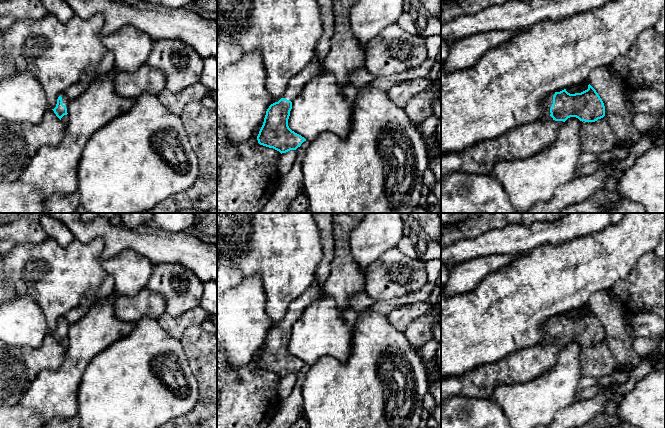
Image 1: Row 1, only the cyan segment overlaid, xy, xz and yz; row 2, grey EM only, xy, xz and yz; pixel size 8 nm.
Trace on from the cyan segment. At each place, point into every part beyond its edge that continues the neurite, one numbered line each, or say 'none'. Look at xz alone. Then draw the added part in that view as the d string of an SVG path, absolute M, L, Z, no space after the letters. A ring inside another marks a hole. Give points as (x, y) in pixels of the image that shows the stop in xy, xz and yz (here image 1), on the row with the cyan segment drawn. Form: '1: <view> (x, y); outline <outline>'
1: xz (295, 85); outline M316 57L302 70L300 73L292 77L287 85L282 98L291 102L301 93L302 89L307 85L312 77L319 76L325 73L323 63L320 63Z

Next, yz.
1: yz (548, 101); outline M551 93L549 94L543 101L542 101L542 105L545 108L545 115L546 116L550 116L550 108L553 104L553 96L555 93Z

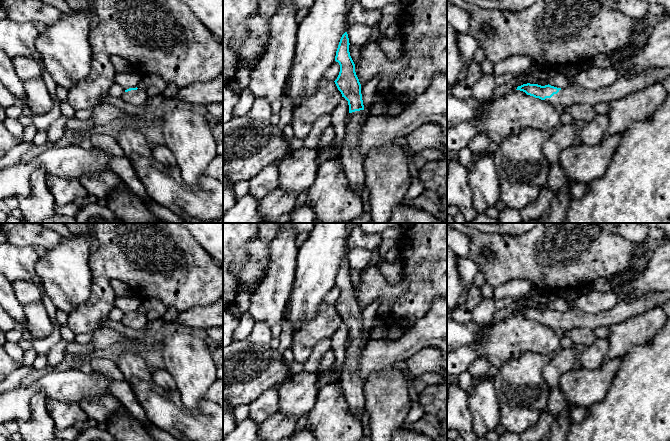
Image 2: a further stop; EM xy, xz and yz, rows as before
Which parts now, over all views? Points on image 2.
1: yz (624, 85); outline M649 68L643 74L636 76L621 75L614 84L598 90L586 89L574 82L570 87L559 90L557 94L551 98L546 98L544 101L554 106L562 105L563 107L582 103L592 106L598 103L610 103L661 82L669 76L670 68Z

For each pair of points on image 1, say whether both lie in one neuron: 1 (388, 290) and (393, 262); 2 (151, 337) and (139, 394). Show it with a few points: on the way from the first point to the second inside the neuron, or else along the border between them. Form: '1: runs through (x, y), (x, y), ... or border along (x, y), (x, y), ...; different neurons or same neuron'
1: runs through (388, 283), (388, 279), (393, 274), (393, 269); same neuron
2: runs through (149, 351), (145, 361), (145, 377), (143, 380); same neuron

